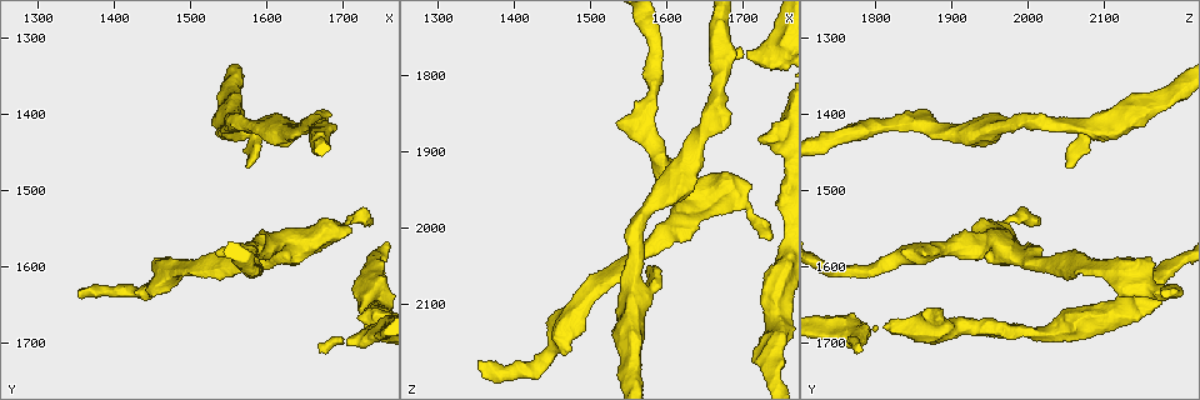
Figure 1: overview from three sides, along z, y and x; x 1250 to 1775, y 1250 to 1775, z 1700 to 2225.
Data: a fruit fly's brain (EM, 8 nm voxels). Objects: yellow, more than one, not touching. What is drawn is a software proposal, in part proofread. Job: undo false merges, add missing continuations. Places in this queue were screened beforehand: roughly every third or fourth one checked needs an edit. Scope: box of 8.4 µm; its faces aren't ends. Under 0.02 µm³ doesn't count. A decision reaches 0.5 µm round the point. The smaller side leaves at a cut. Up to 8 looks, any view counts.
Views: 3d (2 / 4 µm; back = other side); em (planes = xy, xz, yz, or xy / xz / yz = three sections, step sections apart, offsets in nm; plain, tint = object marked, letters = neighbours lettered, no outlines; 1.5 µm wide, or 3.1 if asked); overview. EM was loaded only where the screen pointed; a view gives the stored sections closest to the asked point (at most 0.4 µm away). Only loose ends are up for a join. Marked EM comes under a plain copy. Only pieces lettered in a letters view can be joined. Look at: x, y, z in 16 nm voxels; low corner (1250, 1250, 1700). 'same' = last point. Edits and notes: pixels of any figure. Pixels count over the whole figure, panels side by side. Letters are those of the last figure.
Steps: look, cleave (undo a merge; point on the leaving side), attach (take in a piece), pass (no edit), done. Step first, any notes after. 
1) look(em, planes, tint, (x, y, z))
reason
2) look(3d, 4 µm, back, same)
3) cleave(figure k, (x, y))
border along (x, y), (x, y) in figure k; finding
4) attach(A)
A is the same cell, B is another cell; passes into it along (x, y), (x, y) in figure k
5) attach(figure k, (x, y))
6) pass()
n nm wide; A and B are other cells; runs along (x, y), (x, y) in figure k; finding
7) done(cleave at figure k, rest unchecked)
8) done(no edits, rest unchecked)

look(em, planes, tint, (1670, 1700, 1780))
free end

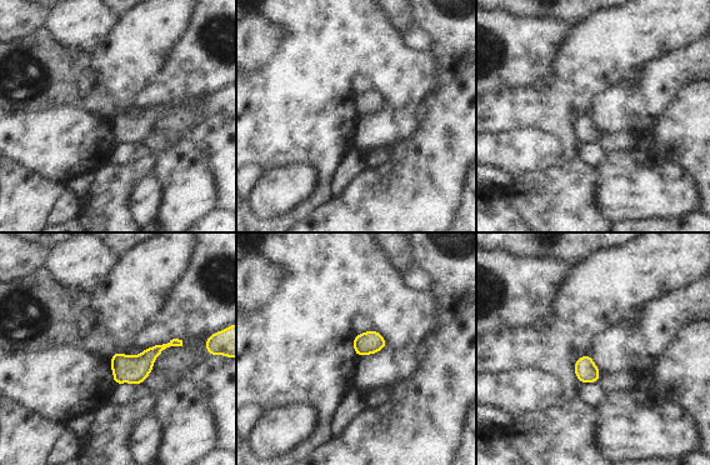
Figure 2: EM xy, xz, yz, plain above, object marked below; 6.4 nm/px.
look(em, planes, letters, same)

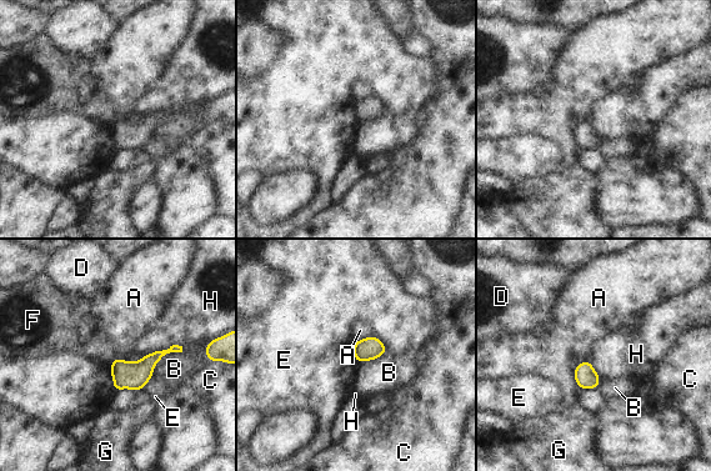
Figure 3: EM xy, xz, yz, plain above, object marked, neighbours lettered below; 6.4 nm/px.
pass()
A, B, C, D, E, F, G and H are other cells; none of them fits

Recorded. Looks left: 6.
look(em, planes, letters, (1720, 1665, 1885))

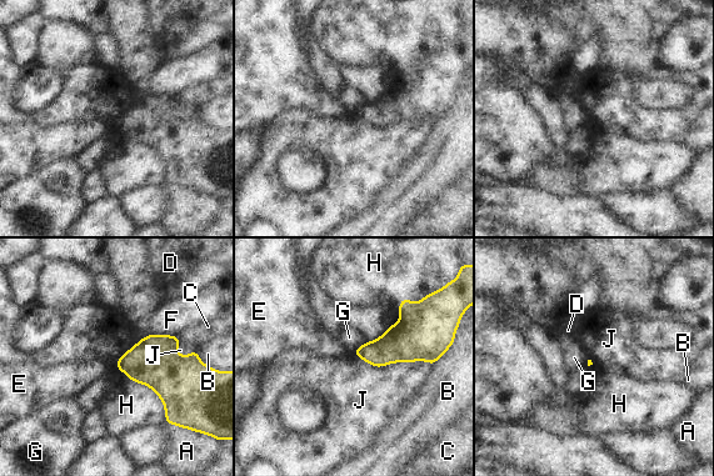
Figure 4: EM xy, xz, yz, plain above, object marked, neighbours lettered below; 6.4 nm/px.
pass()
A, B, C, D, E, F, G, H and J are other cells; border along (353, 352), (375, 366), (432, 366) in figure 4; none of them fits

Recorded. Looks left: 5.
look(em, planes, letters, (1355, 1640, 2180))
branch stops here

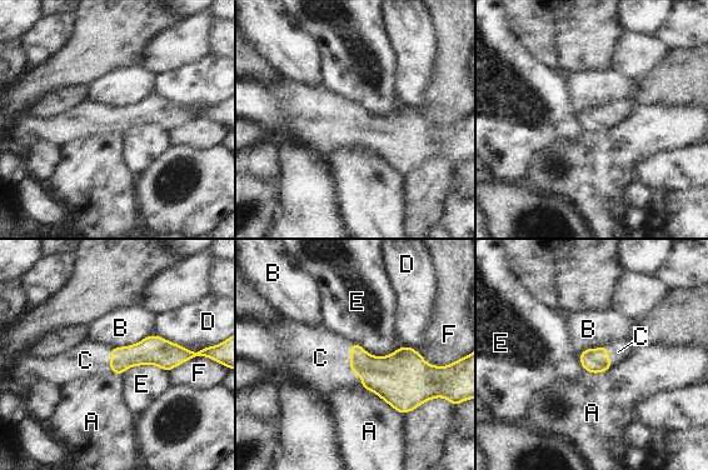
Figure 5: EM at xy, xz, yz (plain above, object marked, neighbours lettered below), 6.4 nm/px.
attach(C)
150 nm wide; C is the same cell, A, B, D, E and F are other cells; passes into it along (387, 376), (350, 365), (320, 358) in figure 5; the cell continues

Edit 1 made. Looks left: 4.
done(attach at figure 5, rest unchecked)

